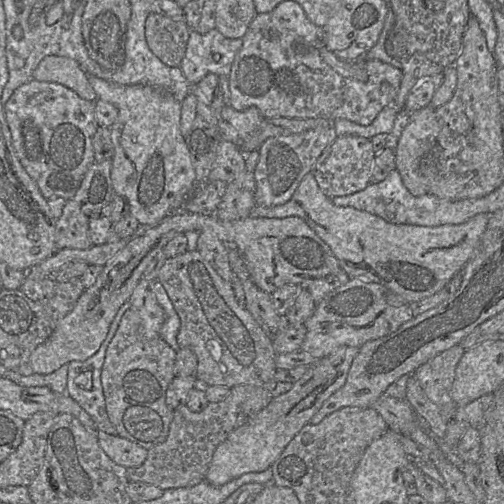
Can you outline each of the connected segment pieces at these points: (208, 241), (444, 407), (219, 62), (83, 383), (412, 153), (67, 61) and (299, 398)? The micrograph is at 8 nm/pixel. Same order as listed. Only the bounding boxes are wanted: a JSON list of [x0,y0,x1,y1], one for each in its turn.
[[196,233,246,309],[412,344,465,421],[180,29,242,87],[66,303,129,436],[394,106,440,196],[32,56,98,103],[206,346,359,486]]

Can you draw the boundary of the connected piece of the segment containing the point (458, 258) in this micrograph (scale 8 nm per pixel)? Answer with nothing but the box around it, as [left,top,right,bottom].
[250,173,491,303]

